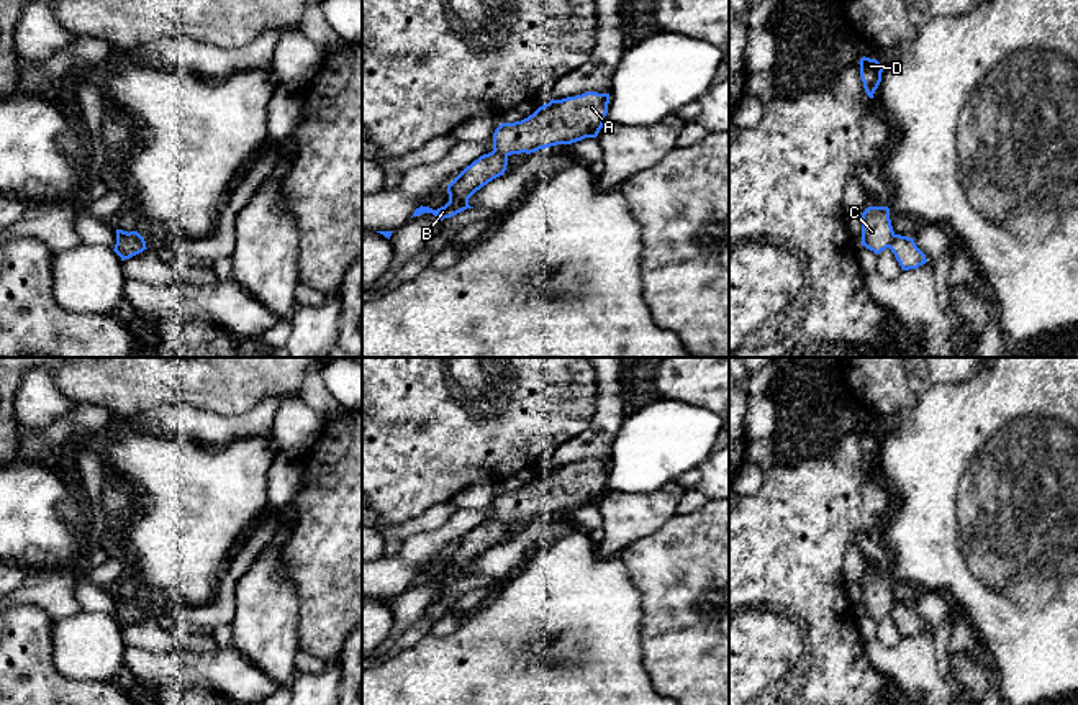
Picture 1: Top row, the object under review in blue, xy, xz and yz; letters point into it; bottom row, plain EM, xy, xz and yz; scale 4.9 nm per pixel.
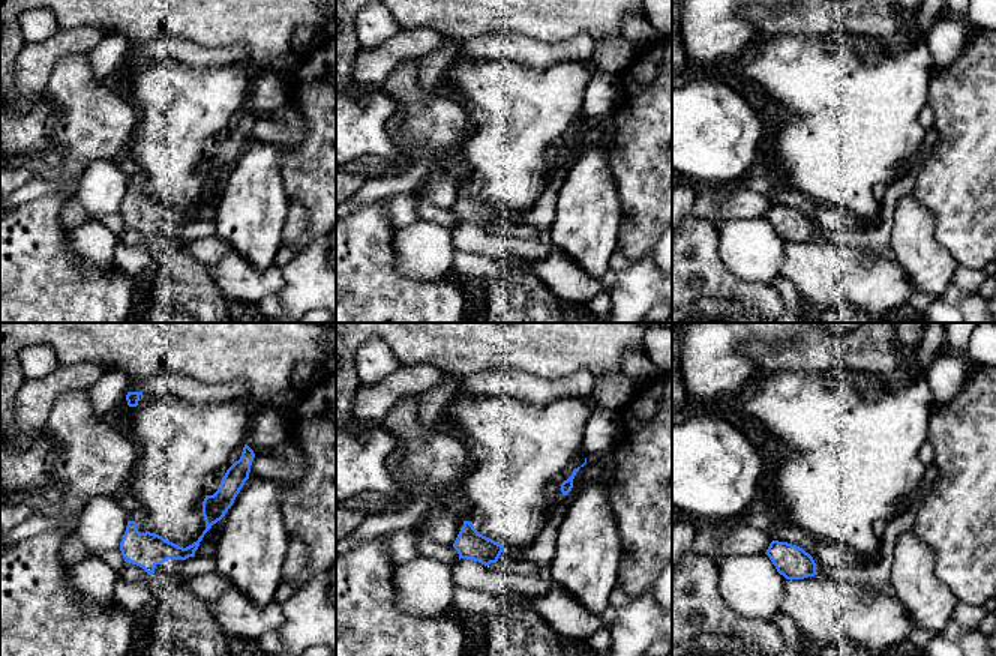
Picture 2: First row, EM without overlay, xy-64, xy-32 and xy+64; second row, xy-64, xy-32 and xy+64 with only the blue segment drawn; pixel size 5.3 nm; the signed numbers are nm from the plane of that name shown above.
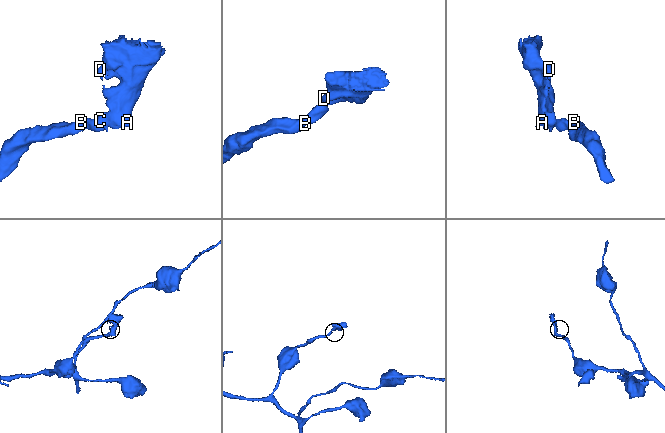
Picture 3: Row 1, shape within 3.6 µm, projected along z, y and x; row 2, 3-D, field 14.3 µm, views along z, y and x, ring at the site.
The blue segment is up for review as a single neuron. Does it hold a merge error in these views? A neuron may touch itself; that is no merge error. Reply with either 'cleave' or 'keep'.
cleave

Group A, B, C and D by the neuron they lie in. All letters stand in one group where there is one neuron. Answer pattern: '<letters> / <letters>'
A C D / B

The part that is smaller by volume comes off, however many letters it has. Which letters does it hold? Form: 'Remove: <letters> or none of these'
Remove: A, C, D

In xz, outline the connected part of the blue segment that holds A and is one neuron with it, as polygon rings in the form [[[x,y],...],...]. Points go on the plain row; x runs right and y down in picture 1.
[[[609,461],[550,467],[521,489],[501,490],[493,500],[493,518],[500,521],[531,521],[557,512],[596,505],[608,480]]]

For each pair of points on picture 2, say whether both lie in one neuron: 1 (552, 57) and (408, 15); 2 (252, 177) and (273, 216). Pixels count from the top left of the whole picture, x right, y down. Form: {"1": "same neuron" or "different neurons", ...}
{"1": "different neurons", "2": "same neuron"}

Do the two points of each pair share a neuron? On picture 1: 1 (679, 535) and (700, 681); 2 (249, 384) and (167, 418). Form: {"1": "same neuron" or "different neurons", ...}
{"1": "same neuron", "2": "different neurons"}

